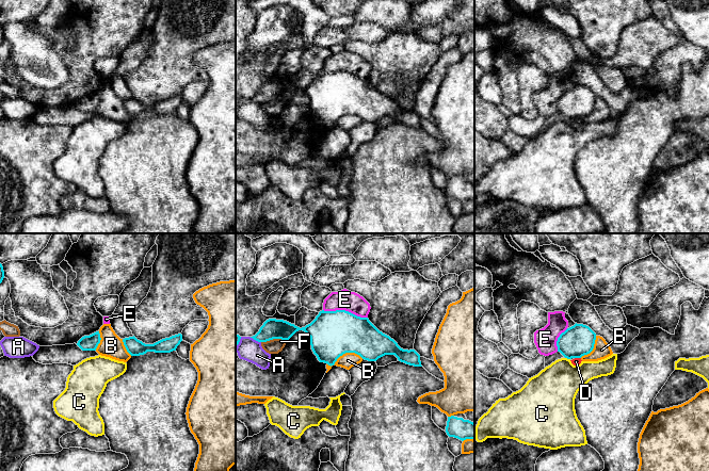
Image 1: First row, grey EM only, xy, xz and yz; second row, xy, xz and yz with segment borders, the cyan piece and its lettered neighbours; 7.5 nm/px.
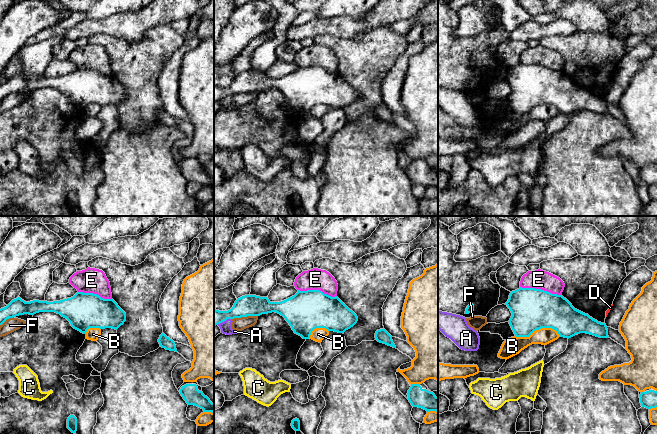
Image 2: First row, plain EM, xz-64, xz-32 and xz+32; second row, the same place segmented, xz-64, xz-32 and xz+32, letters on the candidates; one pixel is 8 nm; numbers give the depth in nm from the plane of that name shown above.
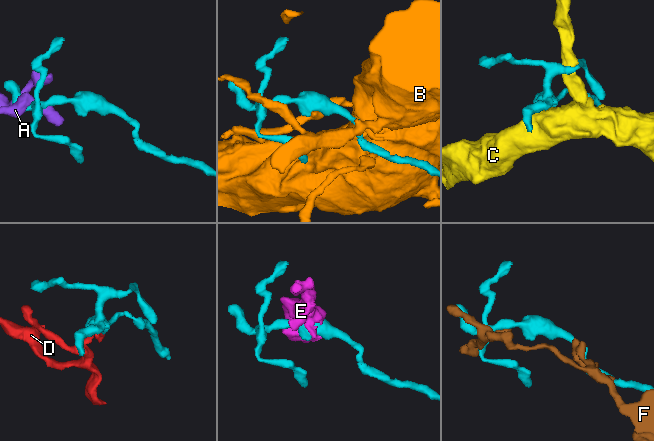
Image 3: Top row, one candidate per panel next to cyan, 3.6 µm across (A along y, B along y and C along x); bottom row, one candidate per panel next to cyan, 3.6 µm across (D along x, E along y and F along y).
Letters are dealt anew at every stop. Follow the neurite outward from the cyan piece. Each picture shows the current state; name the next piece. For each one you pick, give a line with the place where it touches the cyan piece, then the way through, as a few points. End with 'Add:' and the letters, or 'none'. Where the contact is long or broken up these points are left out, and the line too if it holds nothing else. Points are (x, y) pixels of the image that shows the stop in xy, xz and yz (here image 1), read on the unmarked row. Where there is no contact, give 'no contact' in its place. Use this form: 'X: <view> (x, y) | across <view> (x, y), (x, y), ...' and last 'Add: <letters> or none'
Add: none

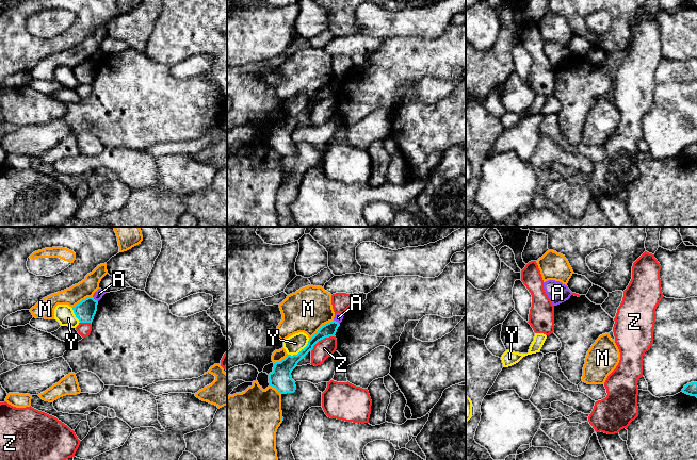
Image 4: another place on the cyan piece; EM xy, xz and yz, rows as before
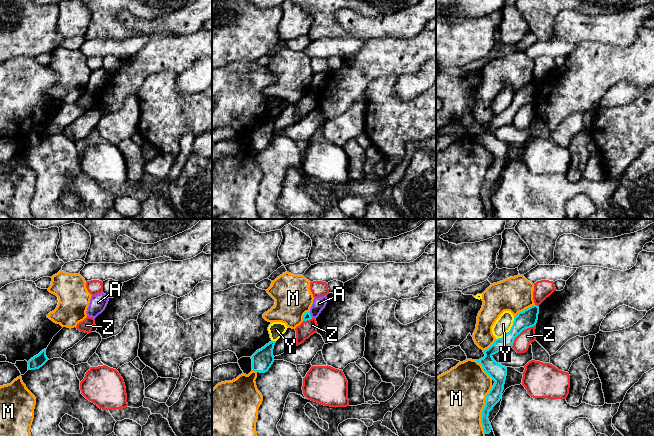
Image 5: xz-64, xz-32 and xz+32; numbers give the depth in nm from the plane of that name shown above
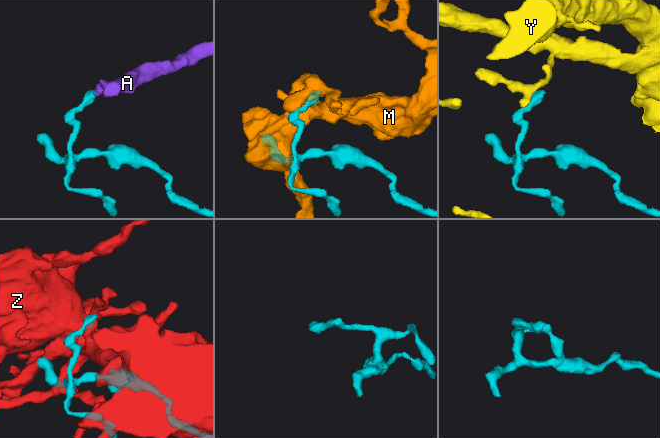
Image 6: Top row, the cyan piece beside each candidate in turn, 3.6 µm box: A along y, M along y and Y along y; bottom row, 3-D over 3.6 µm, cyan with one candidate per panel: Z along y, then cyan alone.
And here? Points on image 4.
Add: none

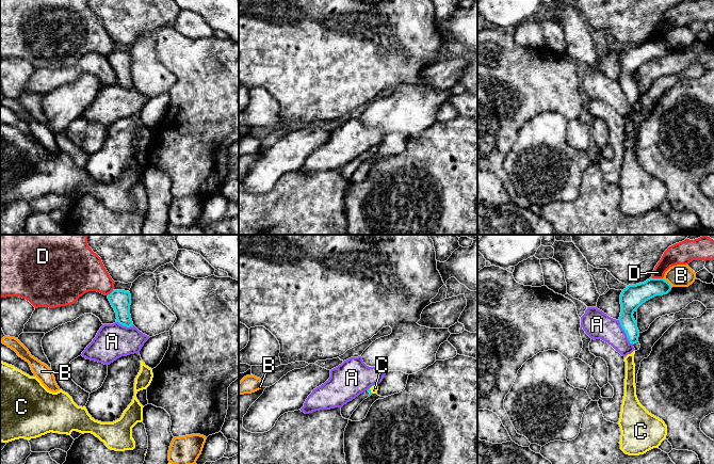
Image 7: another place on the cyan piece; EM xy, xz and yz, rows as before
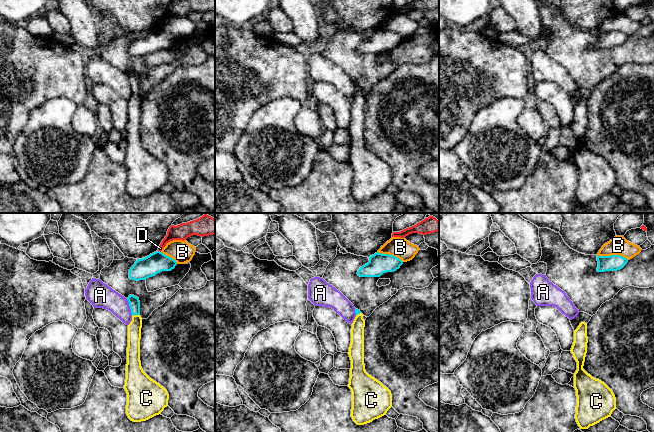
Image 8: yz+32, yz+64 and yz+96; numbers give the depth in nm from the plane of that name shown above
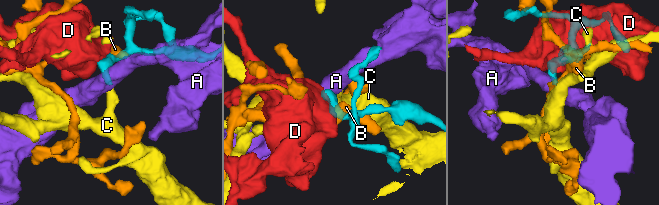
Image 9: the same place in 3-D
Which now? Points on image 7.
C: xz (370, 148) | across xz (369, 150), (370, 148), (374, 149)
Add: C

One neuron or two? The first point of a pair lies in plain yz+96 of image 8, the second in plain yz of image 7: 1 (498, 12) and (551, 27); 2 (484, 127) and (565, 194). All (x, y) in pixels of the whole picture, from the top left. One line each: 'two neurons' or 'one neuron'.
1: one neuron
2: one neuron

